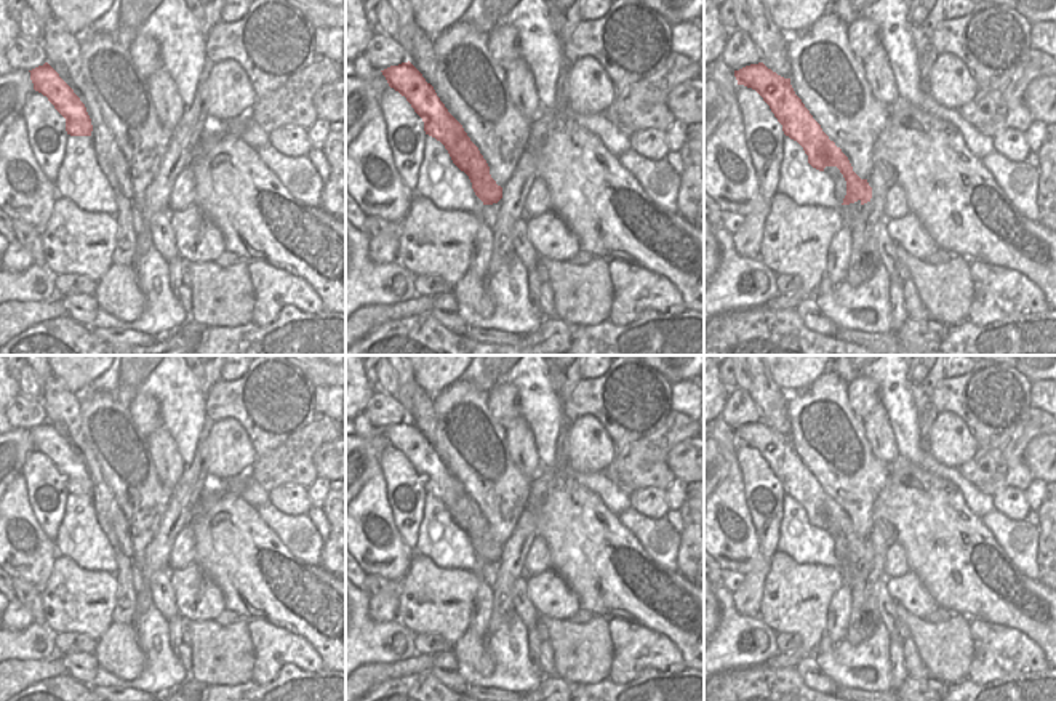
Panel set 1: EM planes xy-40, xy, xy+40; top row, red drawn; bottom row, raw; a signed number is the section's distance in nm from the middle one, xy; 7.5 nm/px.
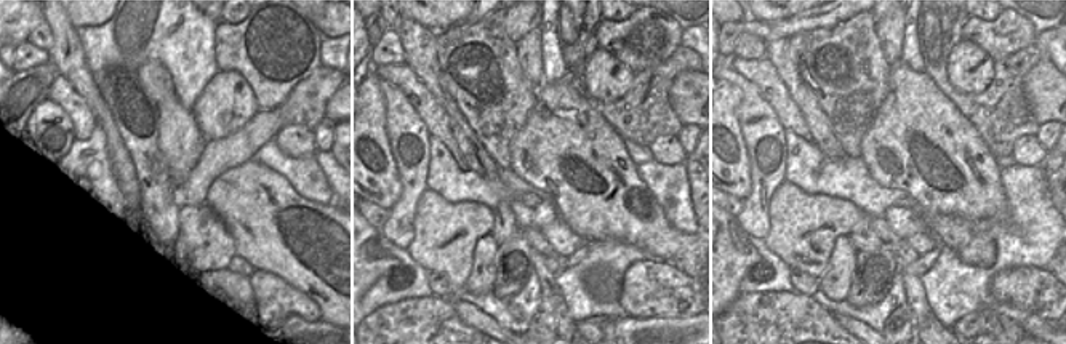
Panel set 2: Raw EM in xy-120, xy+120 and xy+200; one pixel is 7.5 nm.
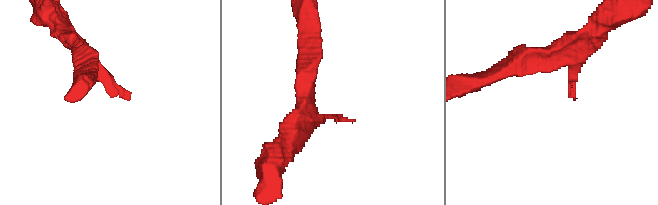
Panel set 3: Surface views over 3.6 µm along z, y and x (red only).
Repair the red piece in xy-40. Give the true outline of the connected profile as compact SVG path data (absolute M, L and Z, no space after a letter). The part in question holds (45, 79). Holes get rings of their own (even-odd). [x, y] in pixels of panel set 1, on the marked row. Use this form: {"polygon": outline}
{"polygon": "M45 62L30 72L34 90L48 98L54 109L66 118L70 136L91 136L93 125L85 104L59 74Z"}

